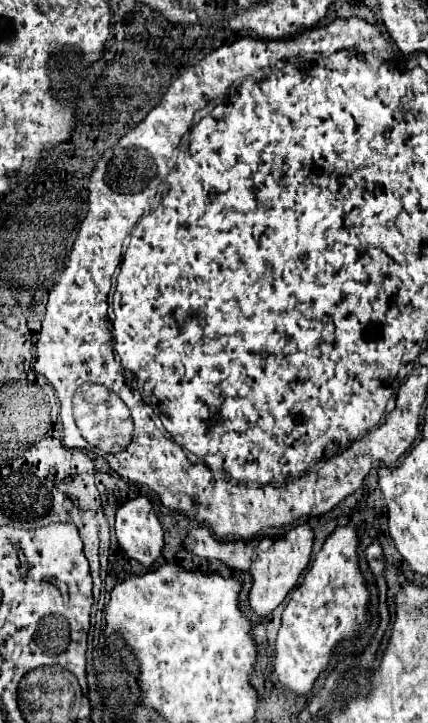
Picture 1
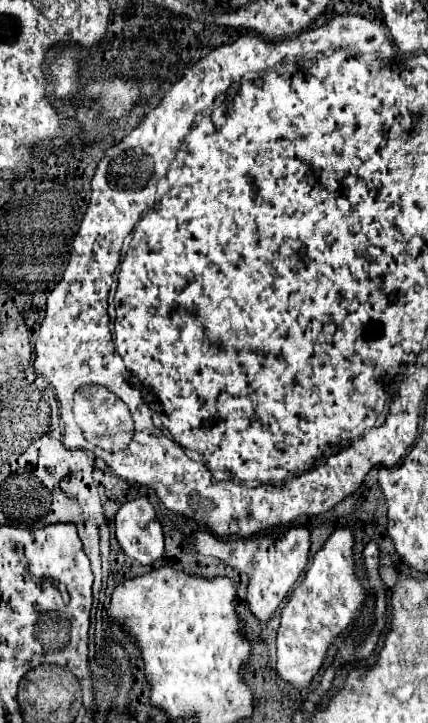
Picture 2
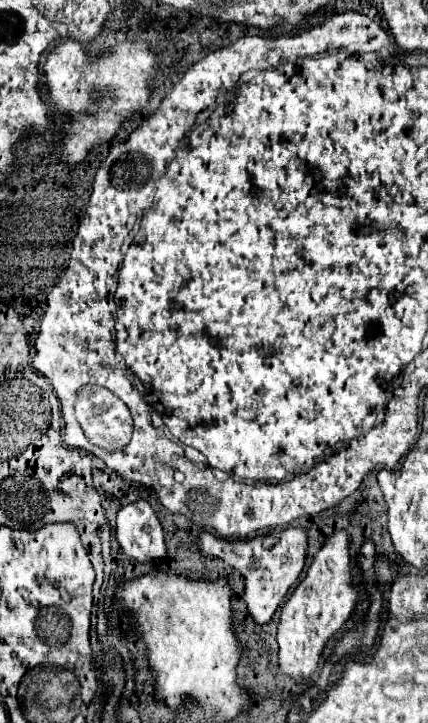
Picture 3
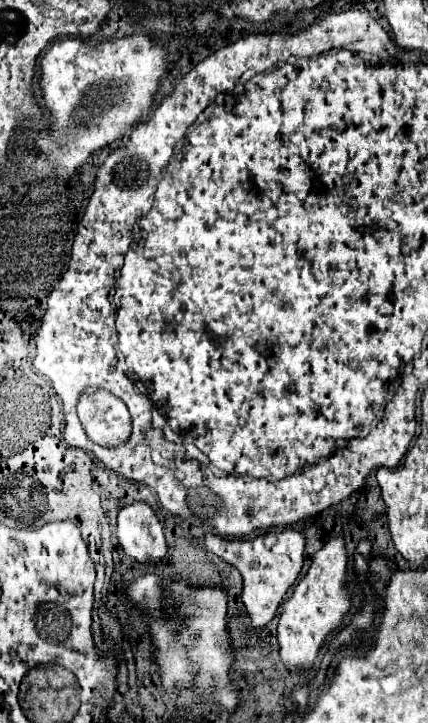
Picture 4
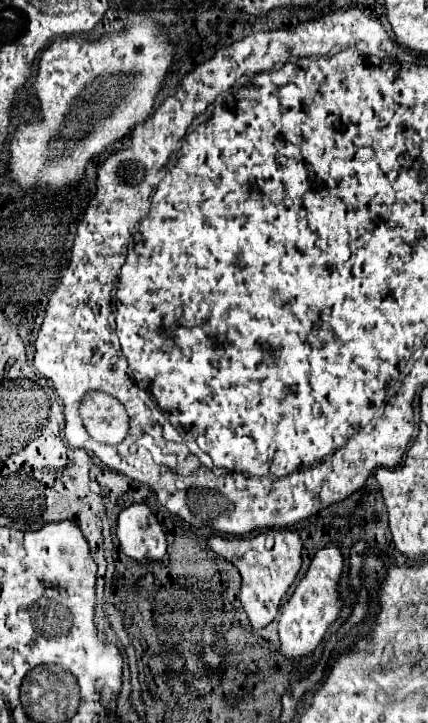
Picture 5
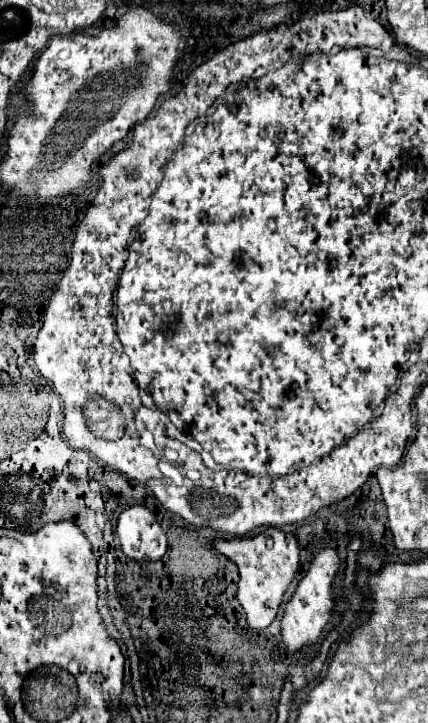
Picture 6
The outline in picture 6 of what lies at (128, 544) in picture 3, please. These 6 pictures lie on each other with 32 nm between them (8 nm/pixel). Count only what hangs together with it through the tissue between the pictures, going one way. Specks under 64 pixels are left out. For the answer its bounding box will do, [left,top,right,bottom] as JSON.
[116,504,166,562]

